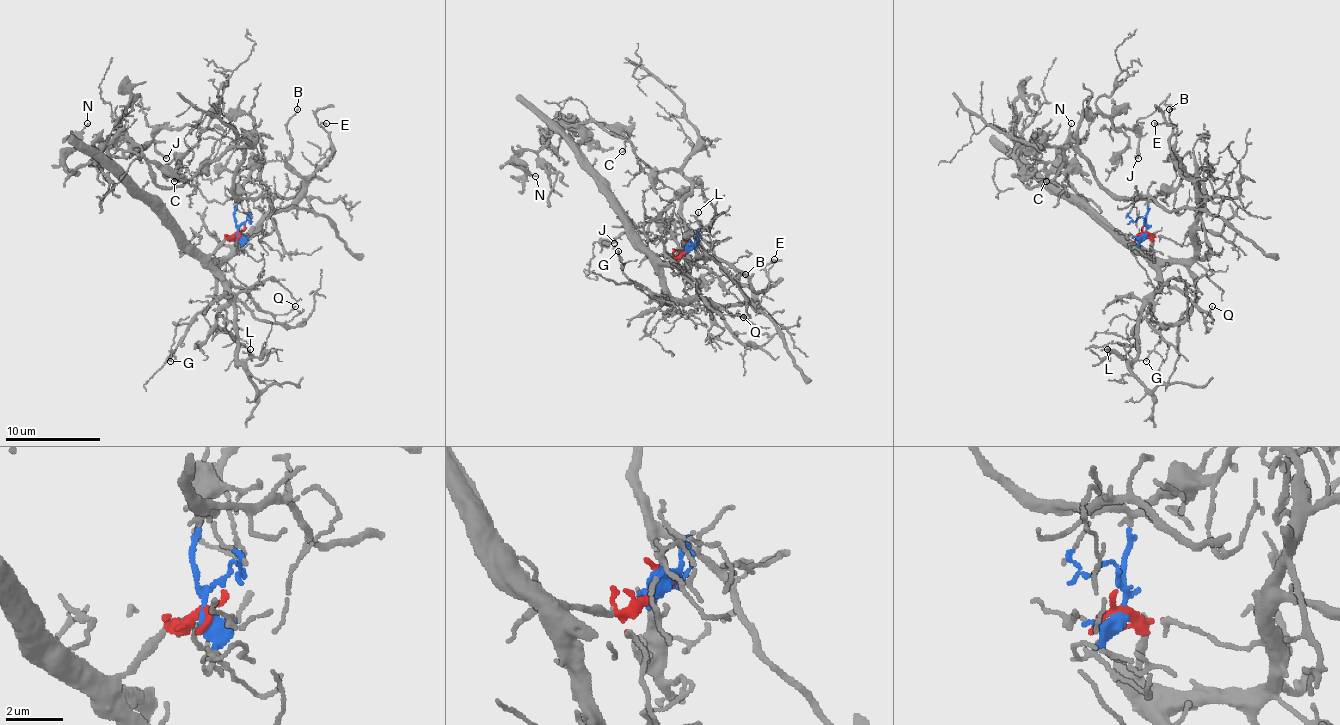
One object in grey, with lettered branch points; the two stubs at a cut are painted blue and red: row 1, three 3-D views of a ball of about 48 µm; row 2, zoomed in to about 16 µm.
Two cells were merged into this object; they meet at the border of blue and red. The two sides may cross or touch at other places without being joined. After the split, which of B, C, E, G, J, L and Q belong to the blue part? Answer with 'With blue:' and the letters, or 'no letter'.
With blue: C, J

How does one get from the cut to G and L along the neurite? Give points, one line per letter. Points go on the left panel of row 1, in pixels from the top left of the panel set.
G: (243, 225), (210, 256), (217, 268), (214, 297), (188, 323), (174, 323), (169, 362)
L: (243, 225), (210, 256), (210, 268), (236, 311), (236, 354), (245, 359), (250, 350)

